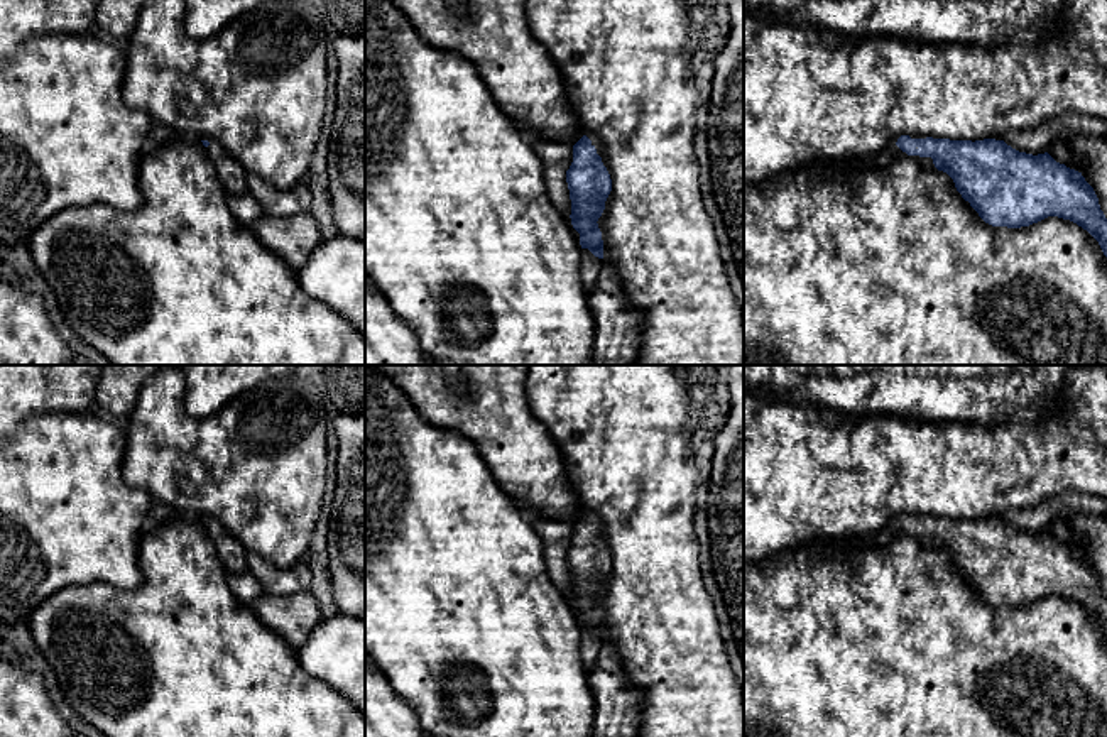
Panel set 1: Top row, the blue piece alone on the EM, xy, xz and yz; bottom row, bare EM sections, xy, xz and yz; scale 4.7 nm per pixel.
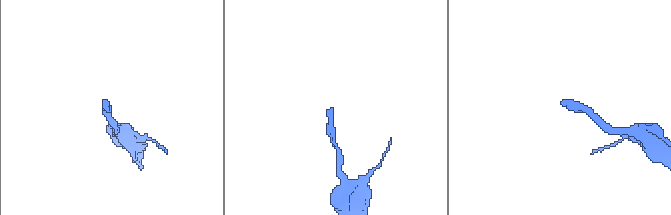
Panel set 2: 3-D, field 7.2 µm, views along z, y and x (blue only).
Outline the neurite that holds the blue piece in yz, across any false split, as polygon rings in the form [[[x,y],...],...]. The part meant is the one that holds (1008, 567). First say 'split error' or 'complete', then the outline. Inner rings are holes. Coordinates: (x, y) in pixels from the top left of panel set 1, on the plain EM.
split error | [[[901,514],[862,543],[889,543],[901,531],[931,536],[985,602],[1021,607],[1058,595],[1087,609],[1107,636],[1107,597],[1093,566],[1082,551],[1056,541],[1048,531],[1019,531],[995,517],[972,521]]]

